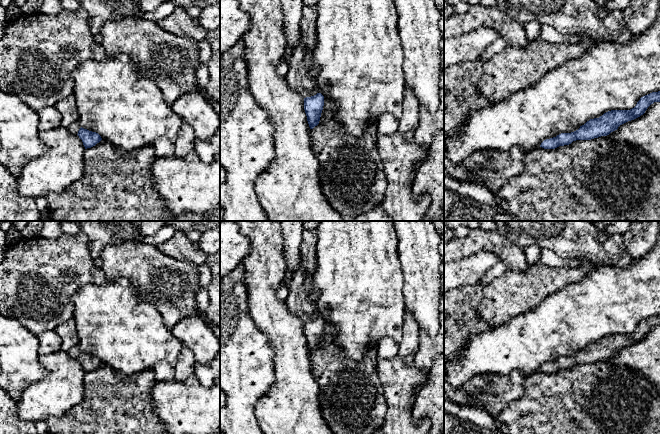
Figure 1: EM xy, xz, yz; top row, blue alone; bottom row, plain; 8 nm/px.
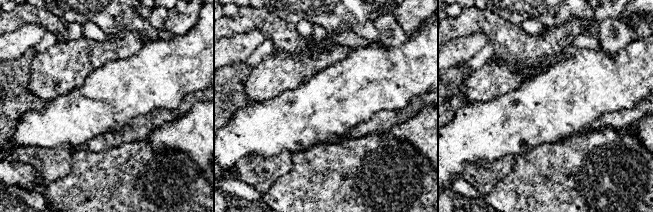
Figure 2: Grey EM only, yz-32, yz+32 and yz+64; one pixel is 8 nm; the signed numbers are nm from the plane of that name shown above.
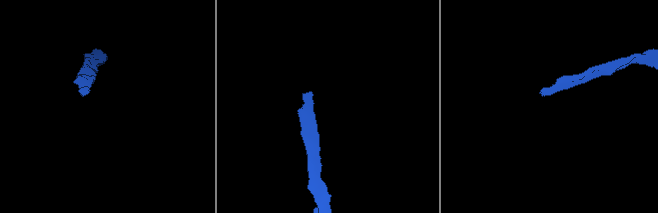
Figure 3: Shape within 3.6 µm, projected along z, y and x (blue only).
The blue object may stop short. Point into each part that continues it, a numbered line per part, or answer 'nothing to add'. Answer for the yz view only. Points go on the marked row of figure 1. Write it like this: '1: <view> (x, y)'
nothing to add

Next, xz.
1: xz (298, 77)

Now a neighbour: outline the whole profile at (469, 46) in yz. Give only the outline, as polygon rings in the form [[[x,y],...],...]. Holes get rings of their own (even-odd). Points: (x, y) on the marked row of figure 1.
[[[480,27],[469,33],[444,40],[444,68],[464,61],[477,59],[497,38],[498,33],[489,27]]]

